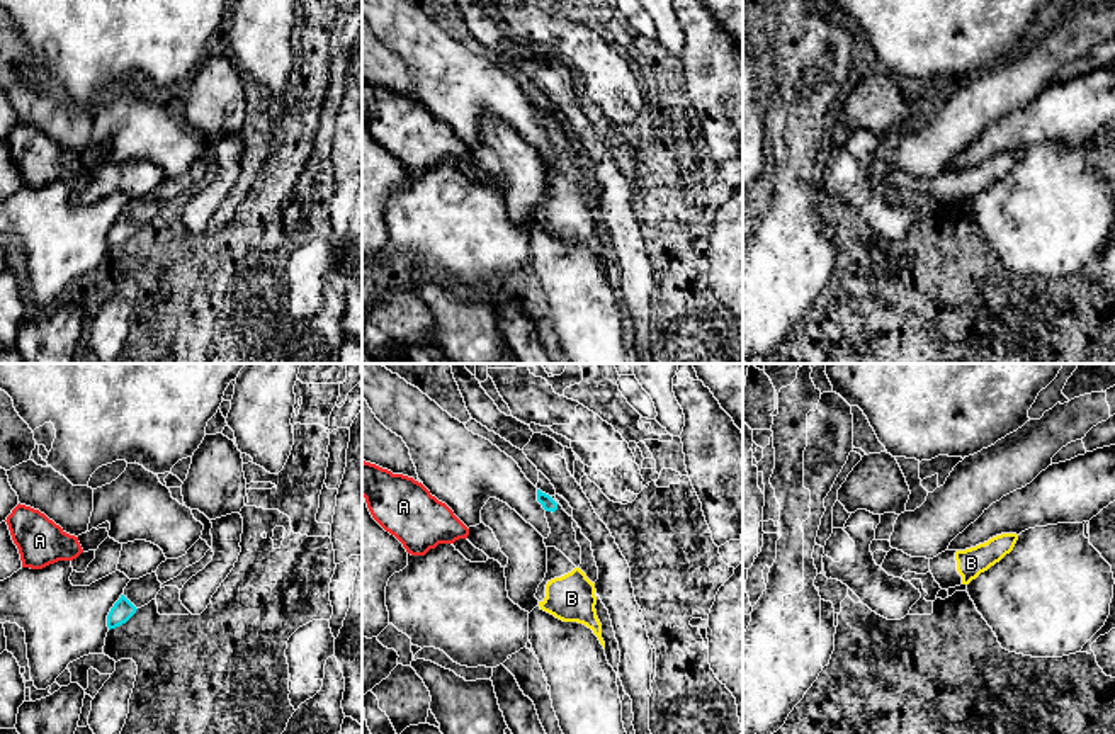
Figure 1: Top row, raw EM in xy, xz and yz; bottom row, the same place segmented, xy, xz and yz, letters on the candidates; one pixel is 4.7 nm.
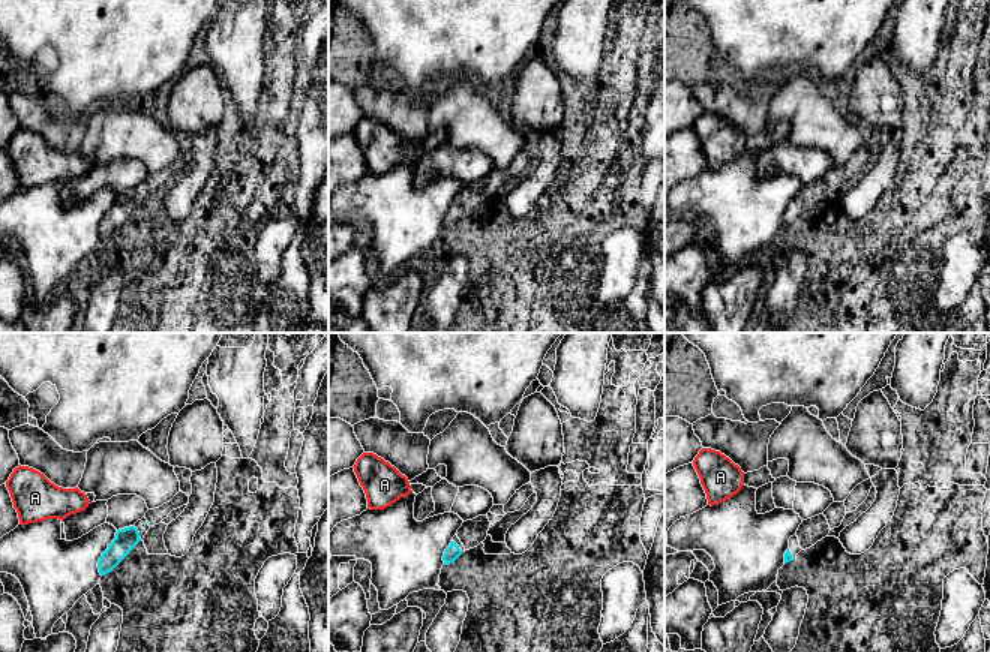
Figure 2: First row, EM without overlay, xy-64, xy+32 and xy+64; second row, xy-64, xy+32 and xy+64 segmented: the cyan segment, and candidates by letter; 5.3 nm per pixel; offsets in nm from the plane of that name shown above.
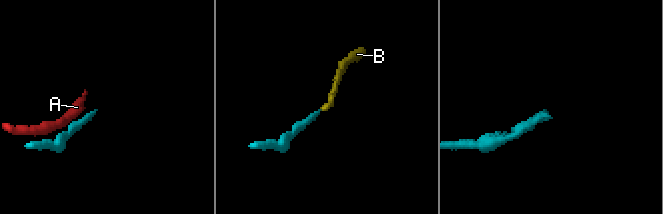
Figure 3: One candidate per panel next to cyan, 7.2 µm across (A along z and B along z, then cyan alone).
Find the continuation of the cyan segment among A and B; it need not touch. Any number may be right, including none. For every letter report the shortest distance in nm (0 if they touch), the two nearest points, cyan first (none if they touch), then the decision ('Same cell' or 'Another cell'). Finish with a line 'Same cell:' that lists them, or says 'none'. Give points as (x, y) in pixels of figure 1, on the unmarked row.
A: Distance 280 nm. Across: xy (121, 214), (80, 172). Another cell
B: Distance 280 nm. Across: xz (553, 131), (575, 187). Same cell
Same cell: B

